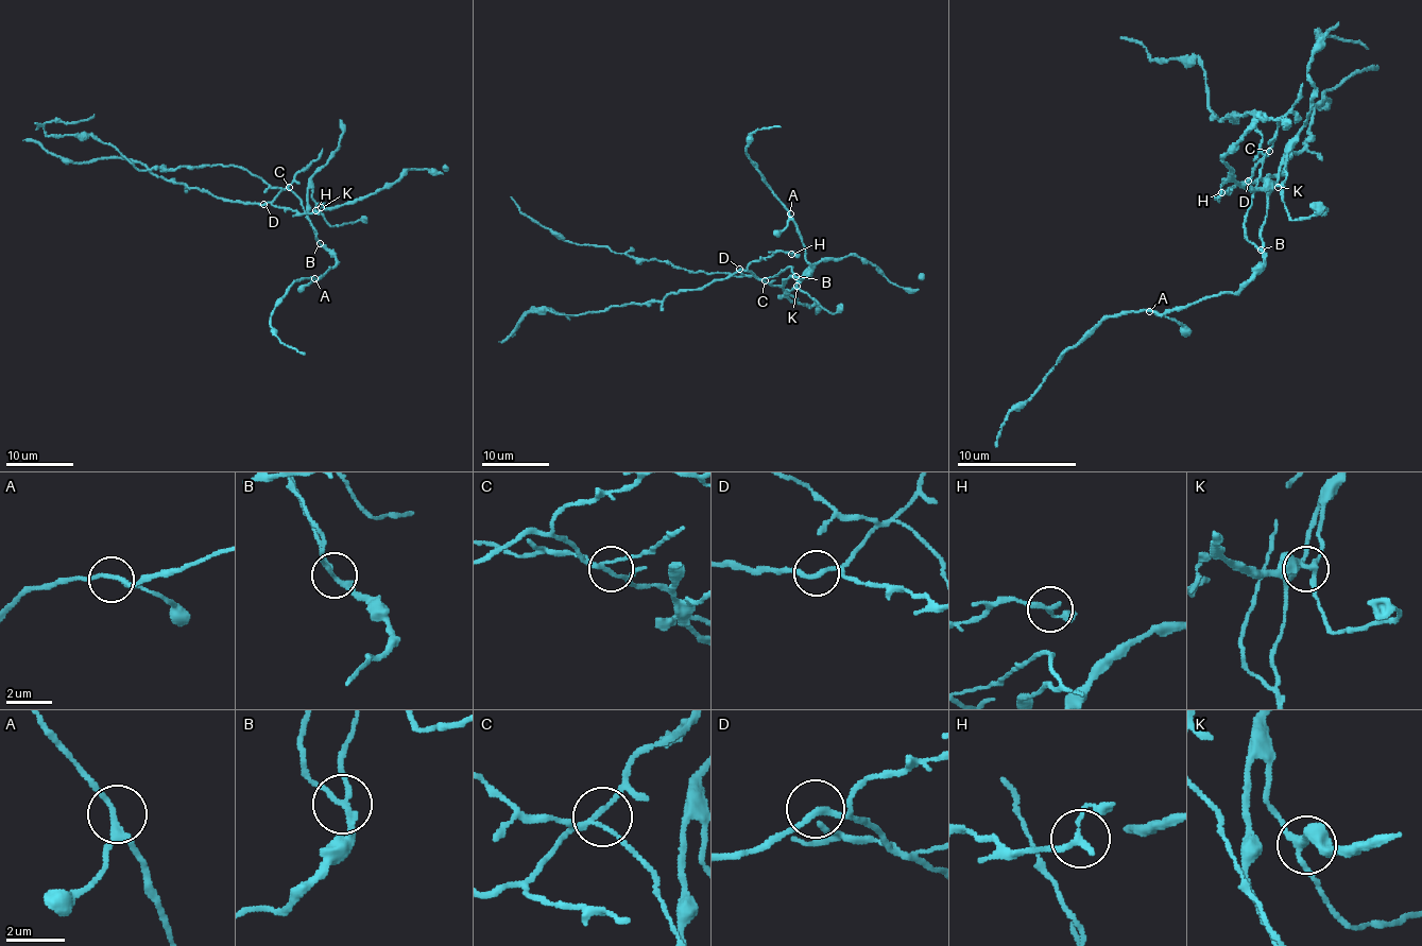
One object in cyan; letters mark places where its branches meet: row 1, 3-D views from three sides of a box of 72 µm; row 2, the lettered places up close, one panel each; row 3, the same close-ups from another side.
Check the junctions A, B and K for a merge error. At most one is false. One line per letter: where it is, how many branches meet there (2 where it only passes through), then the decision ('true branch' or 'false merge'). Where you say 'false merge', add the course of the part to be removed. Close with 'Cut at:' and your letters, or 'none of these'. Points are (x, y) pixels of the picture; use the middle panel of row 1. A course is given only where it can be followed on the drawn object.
A: place (790, 213); branches 3; true branch
B: place (795, 276); branches 3; false merge; course (794, 275), (791, 267), (763, 279), (738, 271), (662, 300), (529, 312), (507, 338), (532, 309), (569, 320)
K: place (797, 286); branches 3; true branch
Cut at: B

